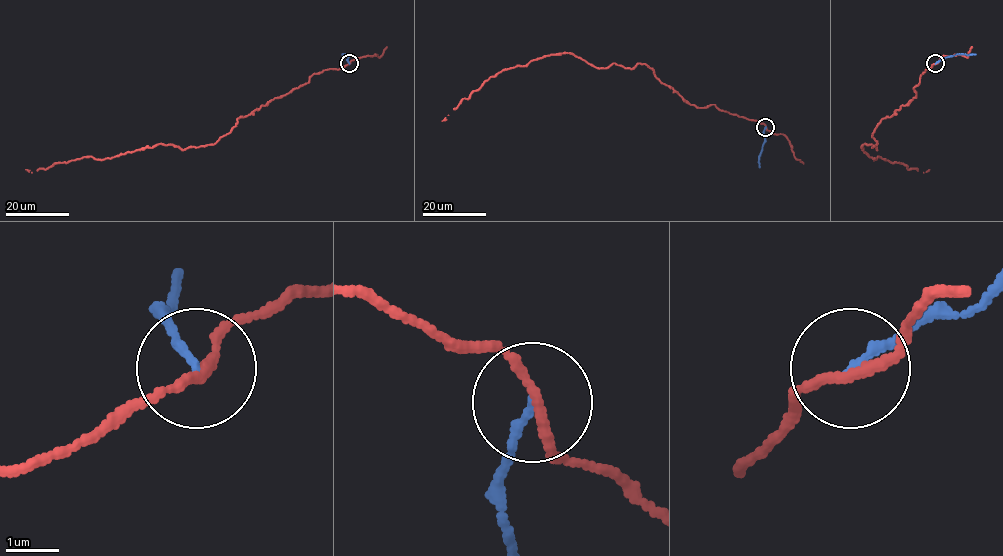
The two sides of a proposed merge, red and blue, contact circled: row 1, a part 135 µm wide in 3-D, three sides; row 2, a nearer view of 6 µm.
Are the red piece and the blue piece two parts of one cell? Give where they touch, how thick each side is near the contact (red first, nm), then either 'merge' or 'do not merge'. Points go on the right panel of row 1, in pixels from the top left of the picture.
place (935, 63); calibres 180 and 150 nm; do not merge

